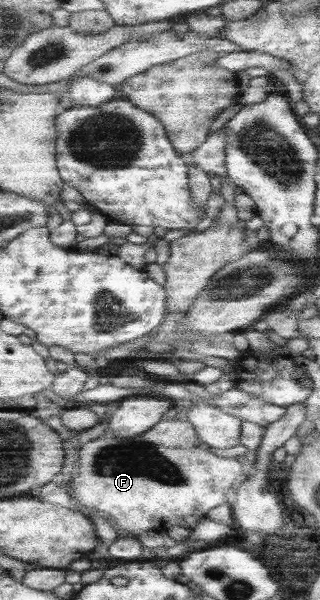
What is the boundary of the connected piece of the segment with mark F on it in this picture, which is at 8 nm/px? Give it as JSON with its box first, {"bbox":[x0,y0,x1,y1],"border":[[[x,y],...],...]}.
{"bbox":[70,418,249,535],"border":[[[177,418],[162,420],[148,432],[127,440],[117,438],[111,429],[107,429],[103,436],[84,442],[77,450],[79,458],[70,482],[71,498],[86,508],[107,513],[109,519],[105,520],[112,527],[116,523],[132,535],[141,535],[151,529],[167,531],[172,526],[186,527],[193,533],[211,509],[221,503],[231,503],[236,489],[249,477],[241,467],[243,463],[201,449],[200,443],[202,441],[195,427],[188,421],[177,421]]]}

